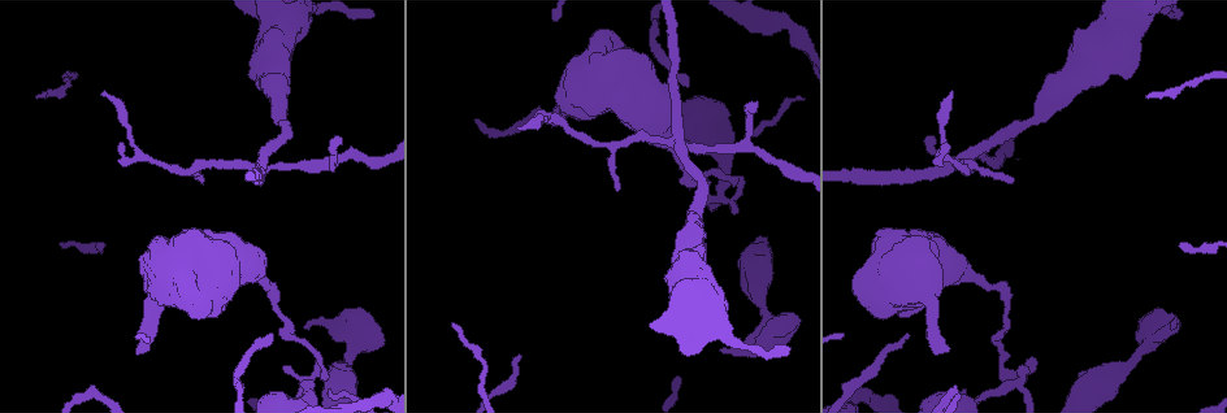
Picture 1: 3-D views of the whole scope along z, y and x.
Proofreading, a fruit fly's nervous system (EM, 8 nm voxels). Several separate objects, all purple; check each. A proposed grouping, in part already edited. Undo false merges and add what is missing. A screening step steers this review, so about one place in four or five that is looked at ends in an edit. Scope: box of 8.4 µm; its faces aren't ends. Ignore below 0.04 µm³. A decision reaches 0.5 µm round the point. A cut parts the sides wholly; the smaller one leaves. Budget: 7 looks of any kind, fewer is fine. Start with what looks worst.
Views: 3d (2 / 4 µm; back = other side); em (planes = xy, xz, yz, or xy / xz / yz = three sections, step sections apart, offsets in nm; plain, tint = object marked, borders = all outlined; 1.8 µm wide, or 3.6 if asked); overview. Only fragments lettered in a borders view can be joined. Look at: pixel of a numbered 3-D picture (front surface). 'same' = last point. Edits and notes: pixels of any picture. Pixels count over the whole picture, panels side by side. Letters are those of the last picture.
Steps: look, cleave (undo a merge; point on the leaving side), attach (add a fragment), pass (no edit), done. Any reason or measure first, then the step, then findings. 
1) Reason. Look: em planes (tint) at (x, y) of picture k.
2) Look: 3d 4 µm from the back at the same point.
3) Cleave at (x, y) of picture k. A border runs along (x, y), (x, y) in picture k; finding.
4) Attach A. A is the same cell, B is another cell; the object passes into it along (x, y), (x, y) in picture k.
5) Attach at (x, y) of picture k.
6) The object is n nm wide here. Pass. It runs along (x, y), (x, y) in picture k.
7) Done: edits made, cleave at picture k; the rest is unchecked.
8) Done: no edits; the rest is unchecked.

An open end. Look: em 3.6 µm xy step 4 (borders) at (304, 328) of picture 1.

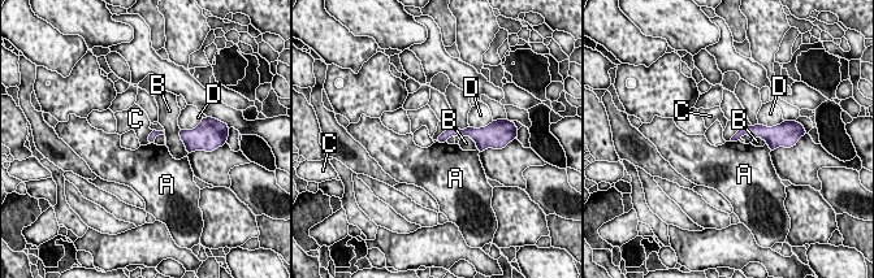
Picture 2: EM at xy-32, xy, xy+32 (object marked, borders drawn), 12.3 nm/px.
Cut it another way. Look: em 3.6 µm planes (borders) at the same point.

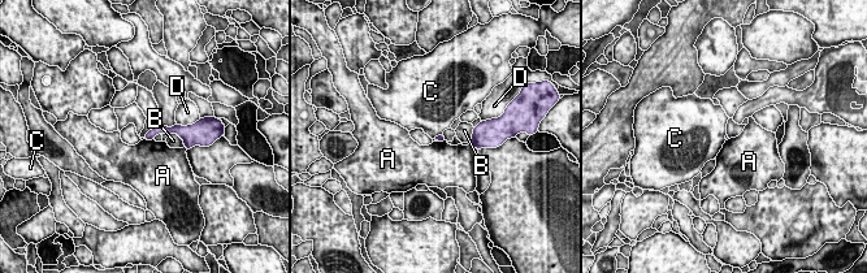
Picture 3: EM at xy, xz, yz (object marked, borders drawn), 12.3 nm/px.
The longest contact is with B, 280 nm. Pass. A, B, C and D are other cells; it runs along (182, 135), (155, 130), (147, 137) in picture 3; no lettered fragment goes on from it.

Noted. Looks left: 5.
Free end. Look: 3d 4 µm at (949, 349) of picture 1.

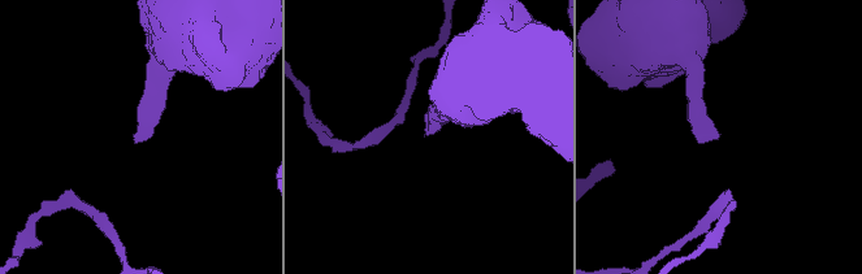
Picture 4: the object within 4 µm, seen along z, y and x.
Look: em planes (borders) at (134, 140) of picture 4.

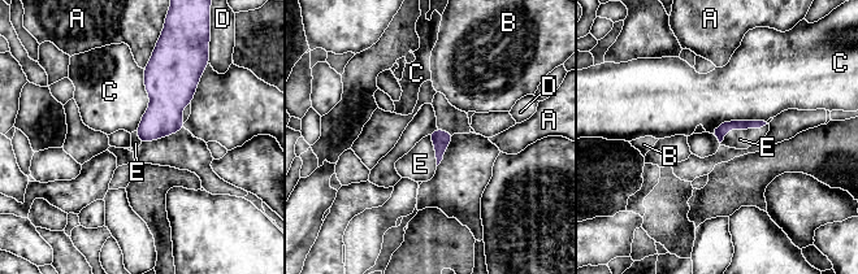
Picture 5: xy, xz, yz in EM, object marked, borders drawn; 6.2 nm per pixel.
Attach at (740, 139) of picture 5. E is the same cell, A, B, C and D are other cells; the object passes into it along (722, 129), (742, 129), (740, 139) in picture 5; it goes on there.

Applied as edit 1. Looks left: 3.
Free end. Look: em 3.6 µm yz step 16 (tint) at (293, 53) of picture 1.

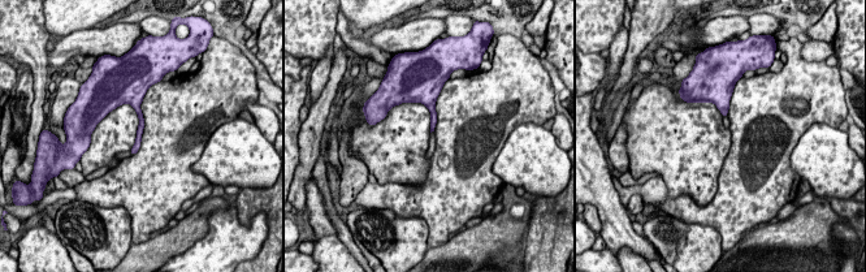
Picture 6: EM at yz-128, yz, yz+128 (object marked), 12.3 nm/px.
Look: em 3.6 µm yz step 16 (borders) at the same point.

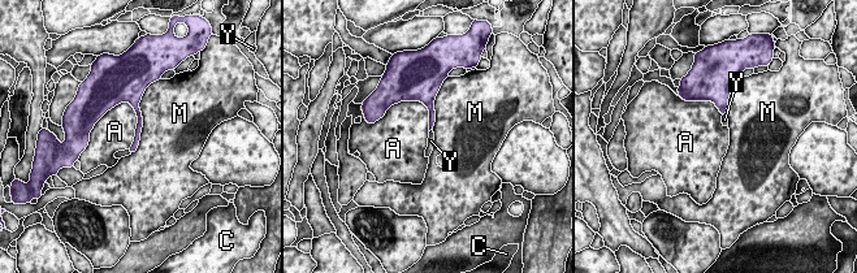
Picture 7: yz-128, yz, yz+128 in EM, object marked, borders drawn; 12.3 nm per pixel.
Pass. A, C, M and Y are other cells; it runs along (133, 99), (139, 116), (133, 148) in picture 7; none of them fits.

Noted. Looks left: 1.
Done: edits made, attach at picture 5; the rest is unchecked.

